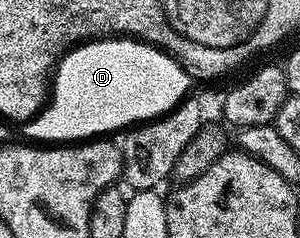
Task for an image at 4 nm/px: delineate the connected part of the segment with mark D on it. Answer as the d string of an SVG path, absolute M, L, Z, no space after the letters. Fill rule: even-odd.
M100 38L90 40L69 50L59 59L52 76L49 100L32 118L21 125L25 139L42 144L68 144L99 136L162 117L189 95L191 75L173 55L159 47L131 38Z

